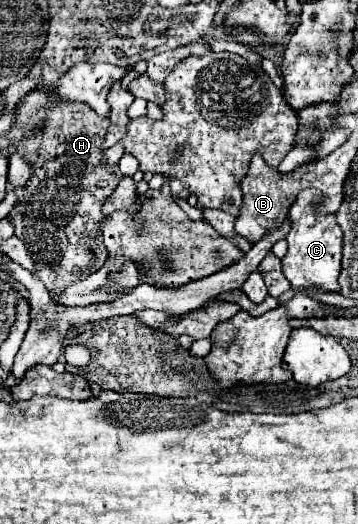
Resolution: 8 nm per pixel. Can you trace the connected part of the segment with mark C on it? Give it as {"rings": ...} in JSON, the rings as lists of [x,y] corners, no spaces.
{"rings":[[[304,189],[296,203],[290,207],[290,233],[286,235],[288,253],[282,257],[282,271],[292,287],[316,287],[320,291],[336,291],[342,257],[342,229],[336,223],[336,215],[320,217],[316,207],[322,199],[318,189]]]}

